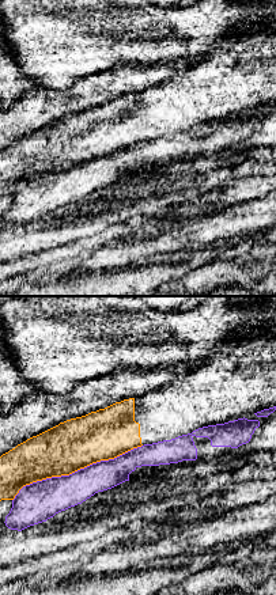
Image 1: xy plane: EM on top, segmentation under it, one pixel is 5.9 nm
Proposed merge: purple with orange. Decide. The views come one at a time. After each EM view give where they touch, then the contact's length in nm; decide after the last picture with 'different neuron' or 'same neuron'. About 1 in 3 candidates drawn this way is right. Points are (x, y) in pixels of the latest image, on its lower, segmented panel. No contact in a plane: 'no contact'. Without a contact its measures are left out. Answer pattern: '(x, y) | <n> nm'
(75, 472) | 850 nm

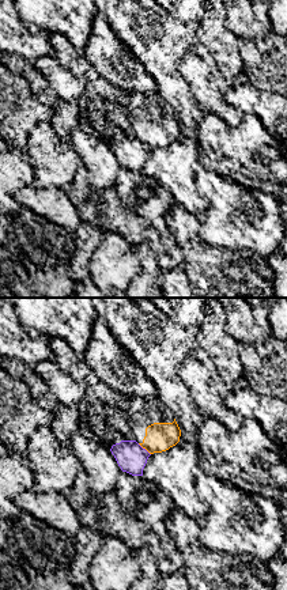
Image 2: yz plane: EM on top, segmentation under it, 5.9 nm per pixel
(144, 449) | 100 nm

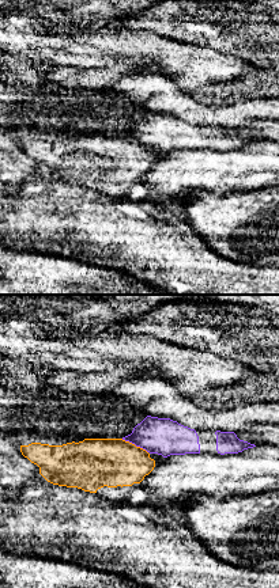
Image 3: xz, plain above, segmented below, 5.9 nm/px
(135, 444) | 180 nm

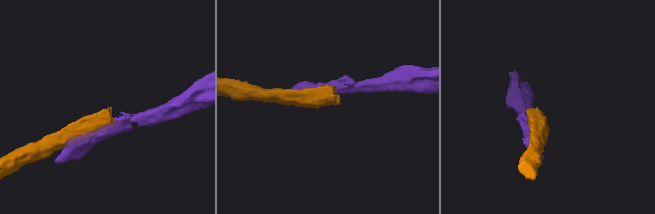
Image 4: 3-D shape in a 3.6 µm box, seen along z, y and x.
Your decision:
different neuron

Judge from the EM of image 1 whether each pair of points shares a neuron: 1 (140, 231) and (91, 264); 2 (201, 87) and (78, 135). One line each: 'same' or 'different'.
1: different
2: same

